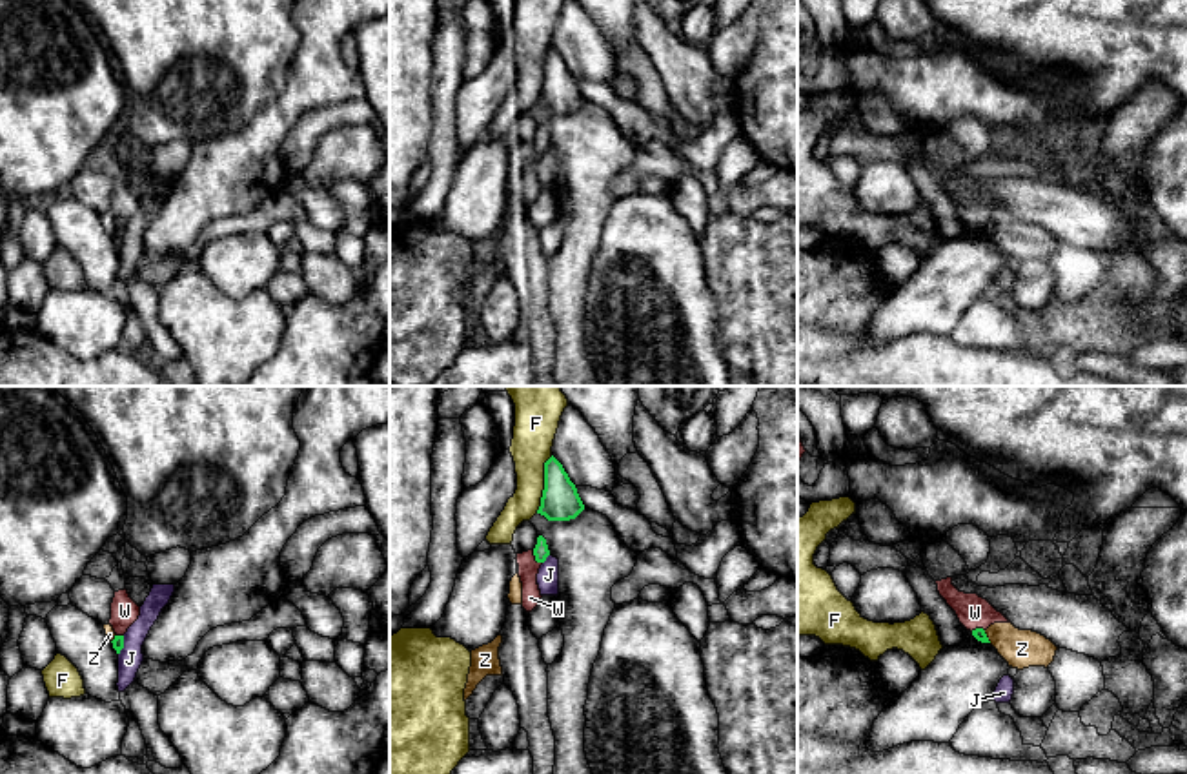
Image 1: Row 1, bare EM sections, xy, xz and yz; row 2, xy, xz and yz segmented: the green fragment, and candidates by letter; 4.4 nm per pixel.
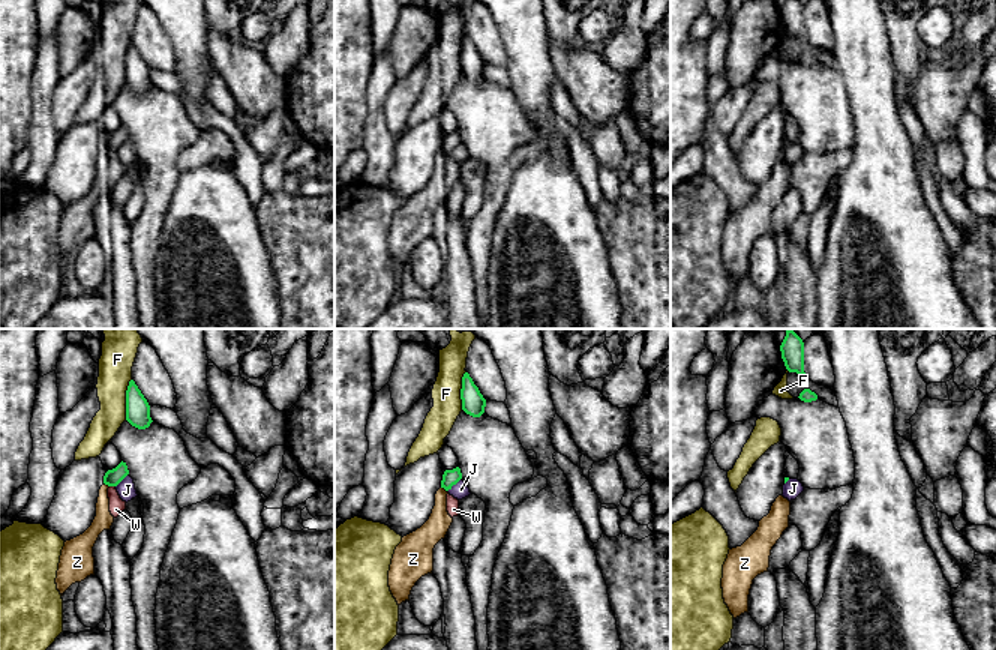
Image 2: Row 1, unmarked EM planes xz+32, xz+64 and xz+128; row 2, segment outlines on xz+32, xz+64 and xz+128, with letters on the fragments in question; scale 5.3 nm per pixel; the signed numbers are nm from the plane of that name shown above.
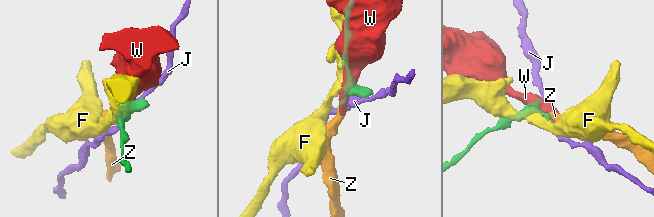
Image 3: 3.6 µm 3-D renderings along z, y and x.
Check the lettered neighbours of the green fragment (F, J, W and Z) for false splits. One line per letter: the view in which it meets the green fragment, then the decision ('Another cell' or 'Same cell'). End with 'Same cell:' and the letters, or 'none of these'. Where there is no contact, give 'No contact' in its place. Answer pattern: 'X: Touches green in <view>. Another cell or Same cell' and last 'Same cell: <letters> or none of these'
F: Touches green in xz. Another cell
J: Touches green in xz. Another cell
W: Touches green in xz. Another cell
Z: Touches green in yz. Another cell
Same cell: none of these

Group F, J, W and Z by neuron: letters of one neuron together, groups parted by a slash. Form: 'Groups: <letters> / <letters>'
Groups: F / J / W Z

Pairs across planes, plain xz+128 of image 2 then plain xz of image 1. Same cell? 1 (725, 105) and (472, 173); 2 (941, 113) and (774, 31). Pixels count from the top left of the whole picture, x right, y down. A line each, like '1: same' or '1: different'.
1: different
2: different

